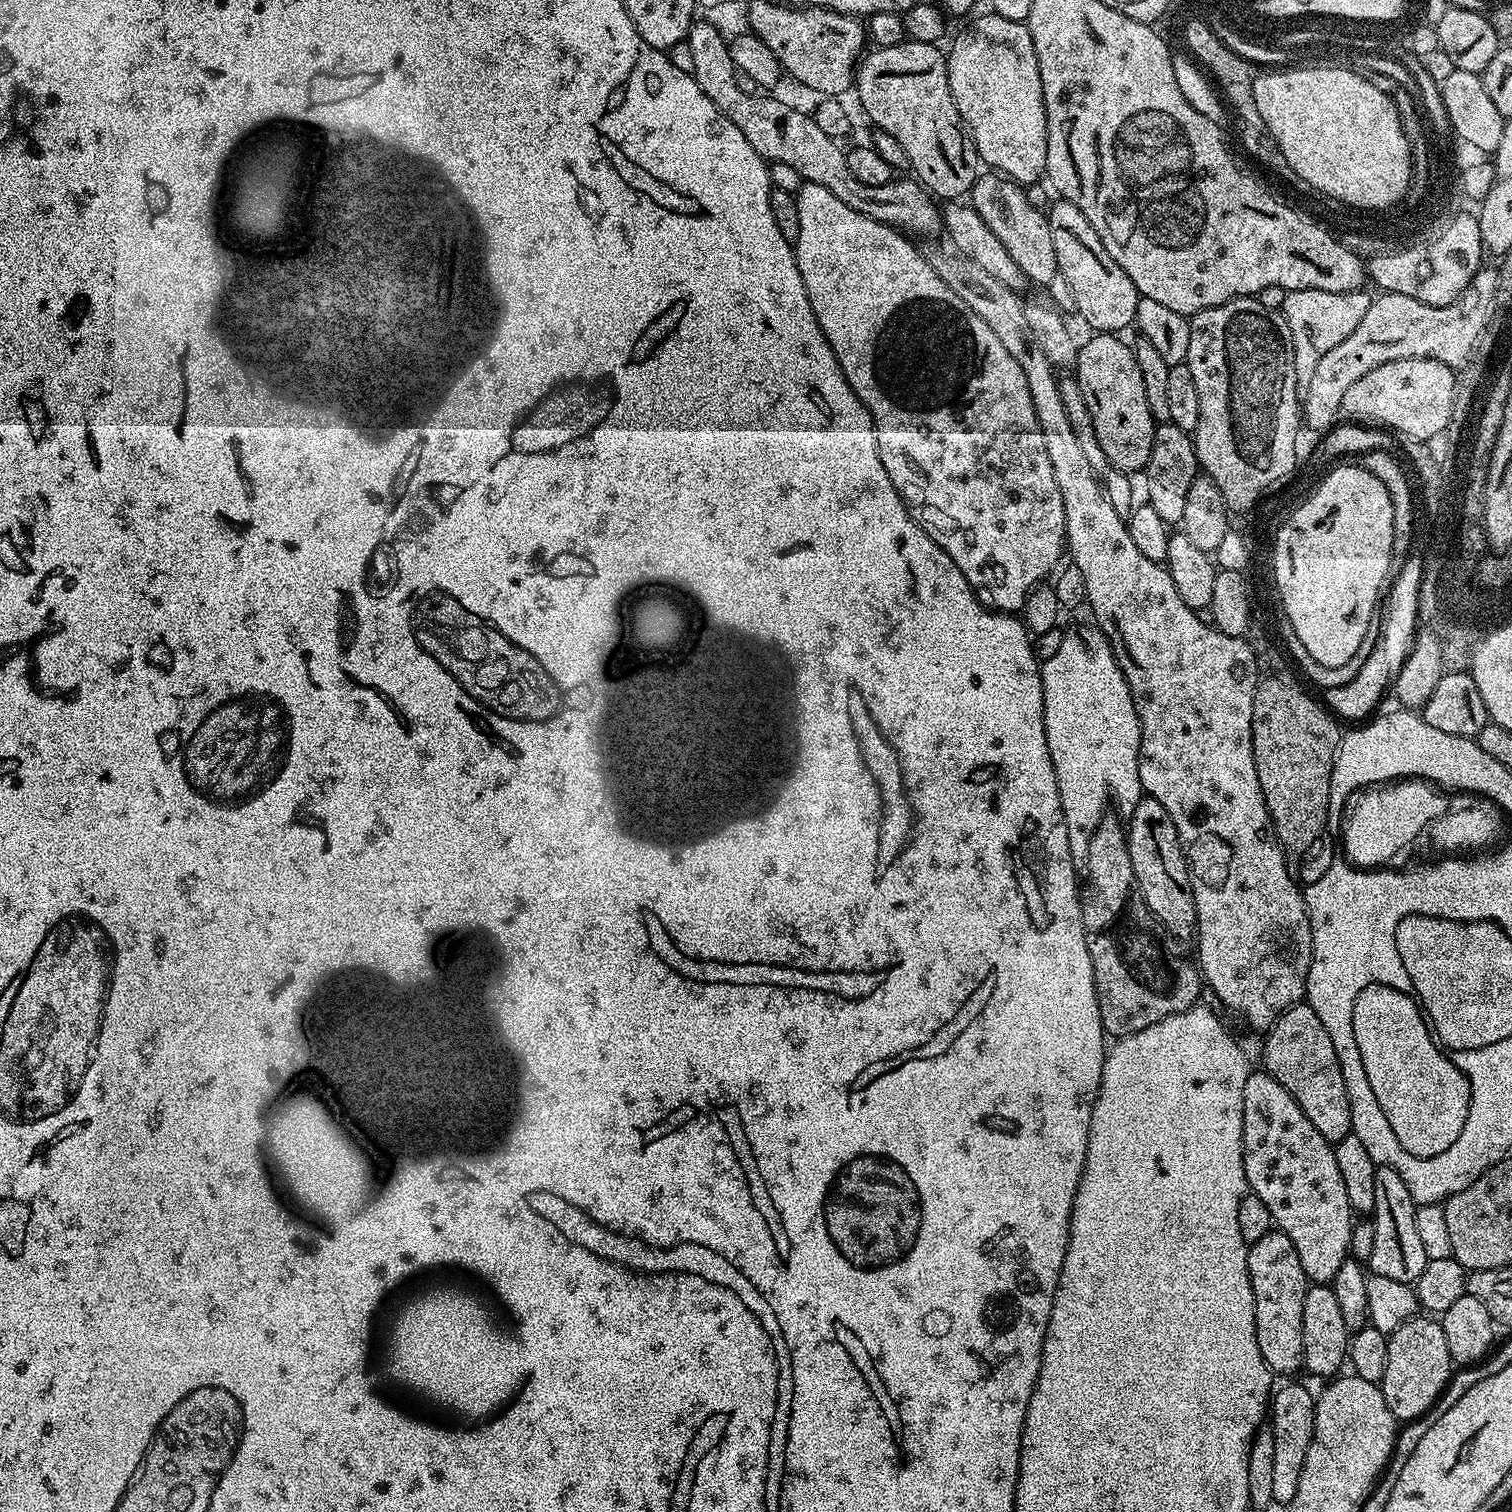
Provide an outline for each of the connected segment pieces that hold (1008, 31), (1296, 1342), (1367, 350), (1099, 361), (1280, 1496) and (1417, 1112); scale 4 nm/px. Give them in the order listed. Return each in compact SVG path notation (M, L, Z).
M995 14L987 15L978 17L965 32L958 33L952 49L947 49L950 94L954 98L954 106L958 106L958 114L964 119L964 127L976 144L976 153L981 161L999 175L1027 186L1048 171L1048 123L1034 38L1030 38L1027 23Z
M1279 1230L1267 1232L1258 1242L1248 1245L1248 1273L1250 1286L1254 1290L1254 1326L1258 1334L1258 1350L1262 1350L1262 1358L1266 1366L1277 1377L1288 1378L1291 1372L1304 1368L1304 1347L1302 1346L1302 1302L1306 1302L1306 1294L1310 1281L1306 1270L1302 1270L1302 1261L1298 1258L1298 1250L1294 1250L1294 1242L1286 1238Z
M1481 266L1474 274L1472 281L1469 282L1468 289L1457 300L1446 306L1430 306L1426 302L1418 302L1418 298L1406 298L1406 294L1397 292L1380 292L1366 310L1362 322L1358 322L1358 326L1354 326L1350 338L1342 338L1342 342L1338 342L1338 346L1334 346L1334 350L1322 354L1317 368L1314 369L1314 374L1310 377L1310 382L1306 385L1306 392L1308 392L1308 400L1306 396L1307 427L1309 424L1314 431L1318 432L1317 434L1328 432L1341 419L1346 390L1350 390L1350 386L1354 386L1354 382L1358 382L1358 378L1362 378L1362 374L1370 374L1370 370L1374 370L1386 362L1427 358L1427 360L1442 362L1447 368L1453 370L1462 367L1466 362L1469 349L1474 348L1474 342L1479 340L1482 330L1486 327L1486 322L1490 319L1497 297L1498 280L1499 274L1495 267Z
M1092 334L1089 335L1089 340L1079 345L1076 354L1076 363L1074 365L1074 375L1078 386L1080 387L1080 393L1082 398L1086 398L1086 406L1090 406L1090 418L1094 418L1094 430L1098 434L1098 442L1102 446L1102 454L1106 454L1109 465L1113 468L1117 468L1119 472L1127 472L1129 474L1135 474L1136 471L1147 469L1148 459L1152 453L1152 447L1154 446L1154 438L1156 437L1156 426L1158 421L1150 414L1150 402L1146 402L1146 385L1142 383L1142 370L1138 370L1138 362L1136 361L1136 353L1131 347L1128 348L1120 341L1121 337L1116 334Z
M1284 1382L1284 1384L1275 1389L1270 1397L1270 1427L1272 1429L1272 1437L1274 1438L1274 1454L1272 1455L1272 1469L1270 1470L1270 1490L1272 1491L1272 1499L1280 1506L1286 1506L1294 1498L1294 1494L1298 1494L1298 1478L1302 1478L1302 1466L1306 1462L1306 1450L1310 1450L1310 1442L1314 1434L1314 1418L1316 1417L1316 1396L1304 1384L1288 1384L1292 1382Z
M1371 984L1358 994L1352 1021L1360 1065L1364 1067L1370 1090L1374 1090L1374 1095L1378 1097L1382 1114L1386 1114L1386 1122L1390 1122L1390 1130L1394 1130L1394 1138L1398 1138L1398 1142L1402 1142L1410 1154L1422 1158L1450 1150L1450 1146L1458 1139L1458 1134L1462 1134L1462 1126L1466 1126L1466 1114L1472 1101L1470 1084L1462 1070L1454 1066L1448 1053L1434 1039L1420 1005L1404 992L1385 984Z

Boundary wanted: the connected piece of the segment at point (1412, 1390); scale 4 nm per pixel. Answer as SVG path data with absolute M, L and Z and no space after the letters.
M1413 1318L1399 1324L1388 1337L1386 1354L1386 1374L1382 1381L1382 1391L1386 1406L1396 1416L1397 1421L1417 1420L1440 1399L1440 1393L1448 1385L1454 1371L1454 1361L1446 1346L1446 1334L1435 1319Z

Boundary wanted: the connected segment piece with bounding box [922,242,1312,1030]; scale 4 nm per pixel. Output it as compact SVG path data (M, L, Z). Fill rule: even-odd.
M936 242L925 243L928 245L923 245L922 251L934 274L938 274L938 278L942 278L942 282L946 282L946 286L950 286L950 290L954 290L954 294L958 294L958 298L962 298L962 302L966 302L966 306L970 306L970 310L990 326L990 330L994 330L994 335L1002 341L1002 347L1014 357L1014 362L1018 362L1022 374L1026 374L1034 414L1038 414L1038 422L1046 438L1046 450L1050 454L1050 466L1054 466L1054 482L1058 482L1058 494L1062 494L1062 506L1066 510L1066 552L1071 563L1082 570L1088 595L1087 607L1092 607L1095 627L1103 632L1116 655L1140 719L1138 774L1141 789L1166 806L1166 814L1170 814L1188 858L1188 877L1192 880L1196 903L1195 935L1198 940L1200 936L1198 968L1203 983L1212 987L1213 994L1226 1007L1241 1012L1254 1027L1267 1030L1285 1010L1305 999L1304 981L1310 970L1312 931L1304 893L1301 885L1292 881L1286 853L1273 835L1272 819L1266 810L1258 770L1254 766L1252 699L1258 683L1258 658L1244 640L1222 634L1207 619L1199 620L1196 617L1199 615L1186 606L1178 590L1174 590L1174 578L1170 578L1167 567L1146 558L1130 538L1125 517L1110 506L1110 498L1097 469L1090 466L1078 447L1074 426L1070 426L1066 406L1062 402L1057 369L1050 358L1046 358L1042 346L1038 346L1038 338L1034 338L1026 322L1025 301L1021 293L1002 286L1002 282L982 270L982 266L970 262L970 258L932 243Z

